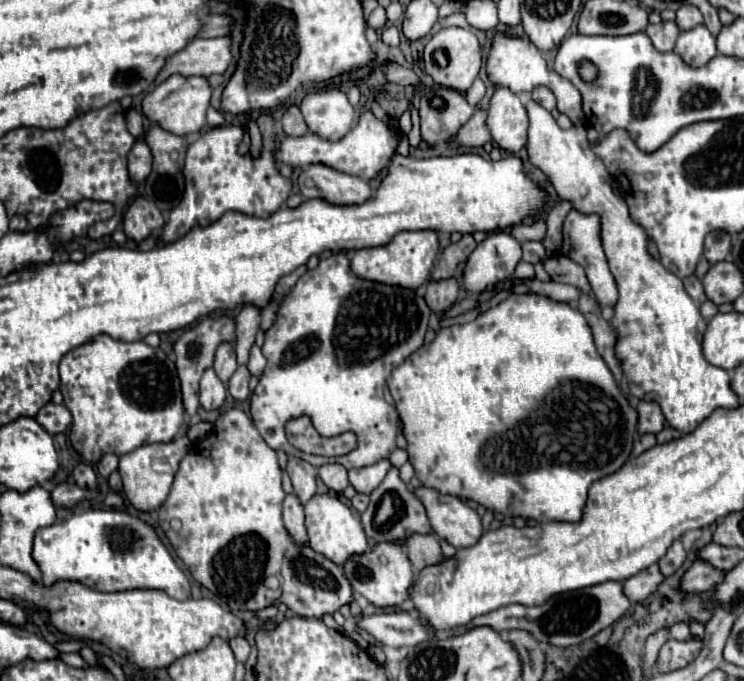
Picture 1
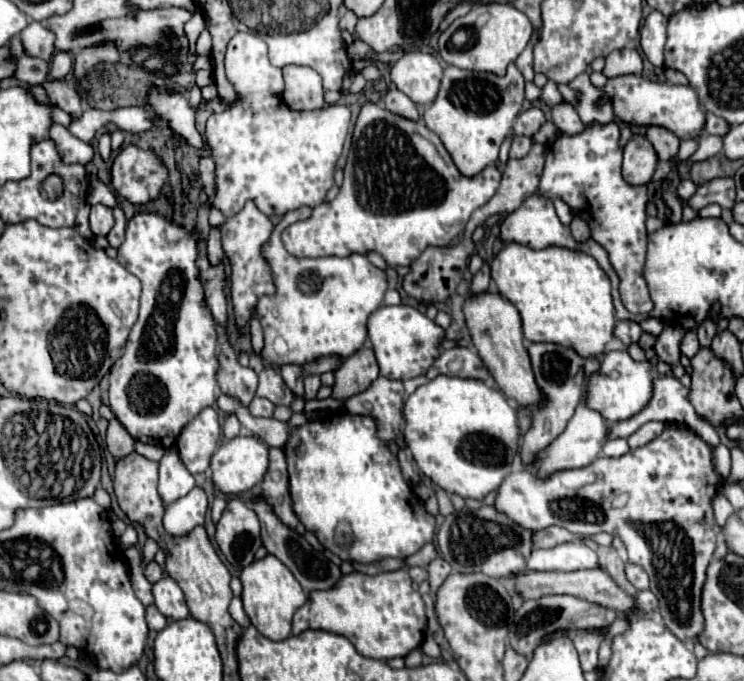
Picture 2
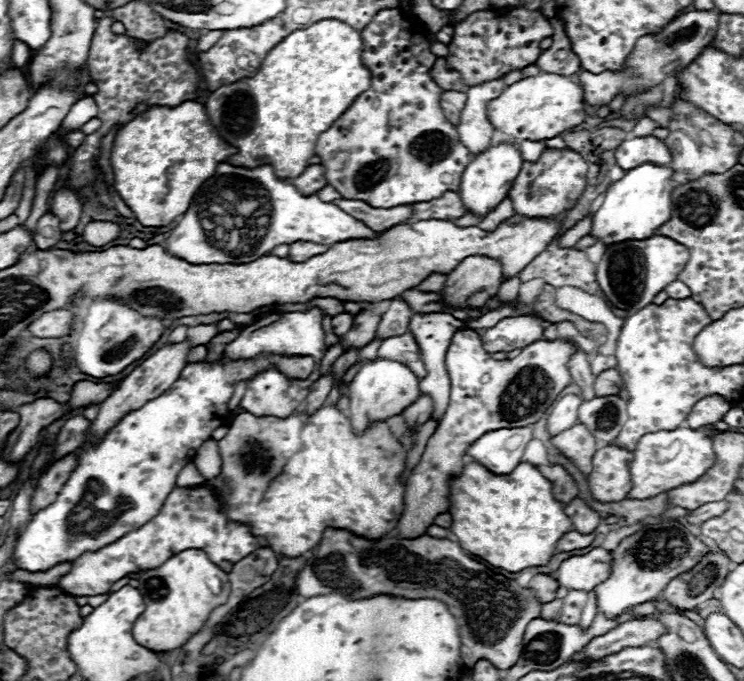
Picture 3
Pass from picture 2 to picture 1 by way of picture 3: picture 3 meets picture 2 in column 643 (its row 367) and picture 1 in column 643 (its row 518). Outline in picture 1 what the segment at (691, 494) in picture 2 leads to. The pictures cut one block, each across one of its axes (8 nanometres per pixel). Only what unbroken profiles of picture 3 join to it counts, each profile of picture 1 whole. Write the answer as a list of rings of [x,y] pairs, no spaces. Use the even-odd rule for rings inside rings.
[[[640,400],[638,404],[638,432],[640,434],[658,434],[664,426],[664,416],[658,408],[656,402],[646,402],[646,400]]]

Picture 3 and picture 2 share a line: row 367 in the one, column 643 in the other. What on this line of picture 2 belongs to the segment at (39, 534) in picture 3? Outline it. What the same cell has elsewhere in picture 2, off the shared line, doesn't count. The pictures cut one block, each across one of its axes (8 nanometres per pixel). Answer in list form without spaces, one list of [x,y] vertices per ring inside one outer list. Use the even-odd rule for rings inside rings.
[[[616,122],[608,126],[592,124],[582,136],[558,136],[546,154],[546,166],[540,178],[538,192],[546,198],[558,196],[574,208],[590,226],[592,238],[606,248],[610,264],[620,278],[620,296],[628,312],[648,314],[654,304],[644,280],[644,254],[646,254],[646,186],[630,186],[620,174],[622,148],[618,146],[620,128]]]

